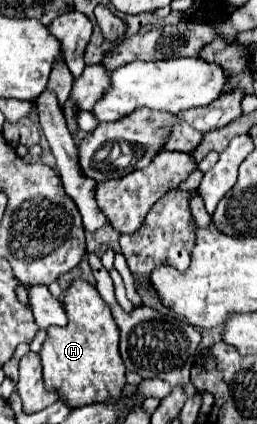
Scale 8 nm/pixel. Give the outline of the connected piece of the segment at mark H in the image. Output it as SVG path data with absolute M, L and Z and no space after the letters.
M82 278L70 282L68 290L62 292L60 302L66 310L68 324L64 328L50 326L40 352L46 388L56 388L72 408L122 396L126 368L118 352L118 328L110 306L102 300L98 290Z

